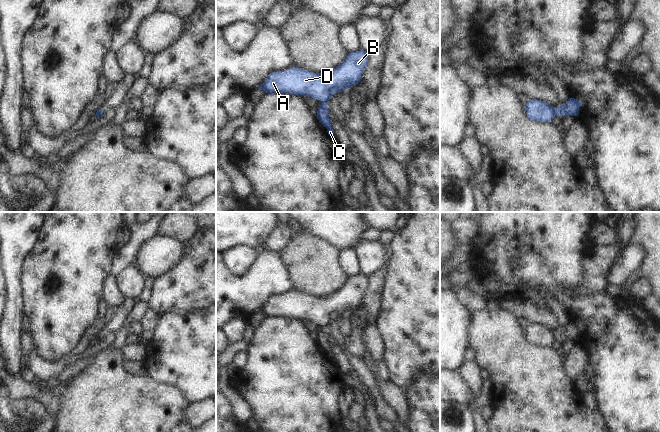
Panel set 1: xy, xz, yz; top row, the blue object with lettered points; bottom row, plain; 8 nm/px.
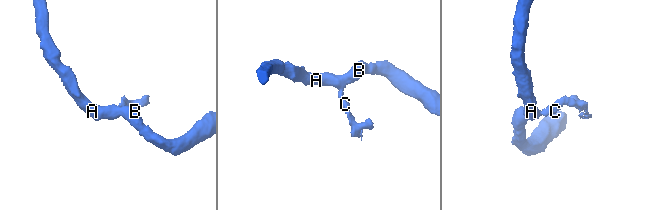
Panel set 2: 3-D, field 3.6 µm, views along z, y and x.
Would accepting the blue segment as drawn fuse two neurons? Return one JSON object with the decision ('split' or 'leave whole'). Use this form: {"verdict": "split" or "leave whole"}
{"verdict": "split"}

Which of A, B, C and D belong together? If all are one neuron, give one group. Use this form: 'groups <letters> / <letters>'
groups A B D / C

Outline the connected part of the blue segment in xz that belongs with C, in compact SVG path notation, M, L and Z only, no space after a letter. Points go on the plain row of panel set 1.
M322 328L317 334L317 343L320 347L323 348L324 351L327 352L328 359L334 359L334 355L331 351L331 344L329 343L328 337L329 333L327 329Z

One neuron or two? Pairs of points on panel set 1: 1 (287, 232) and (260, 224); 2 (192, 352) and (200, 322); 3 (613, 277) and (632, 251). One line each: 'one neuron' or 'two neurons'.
1: two neurons
2: one neuron
3: one neuron

